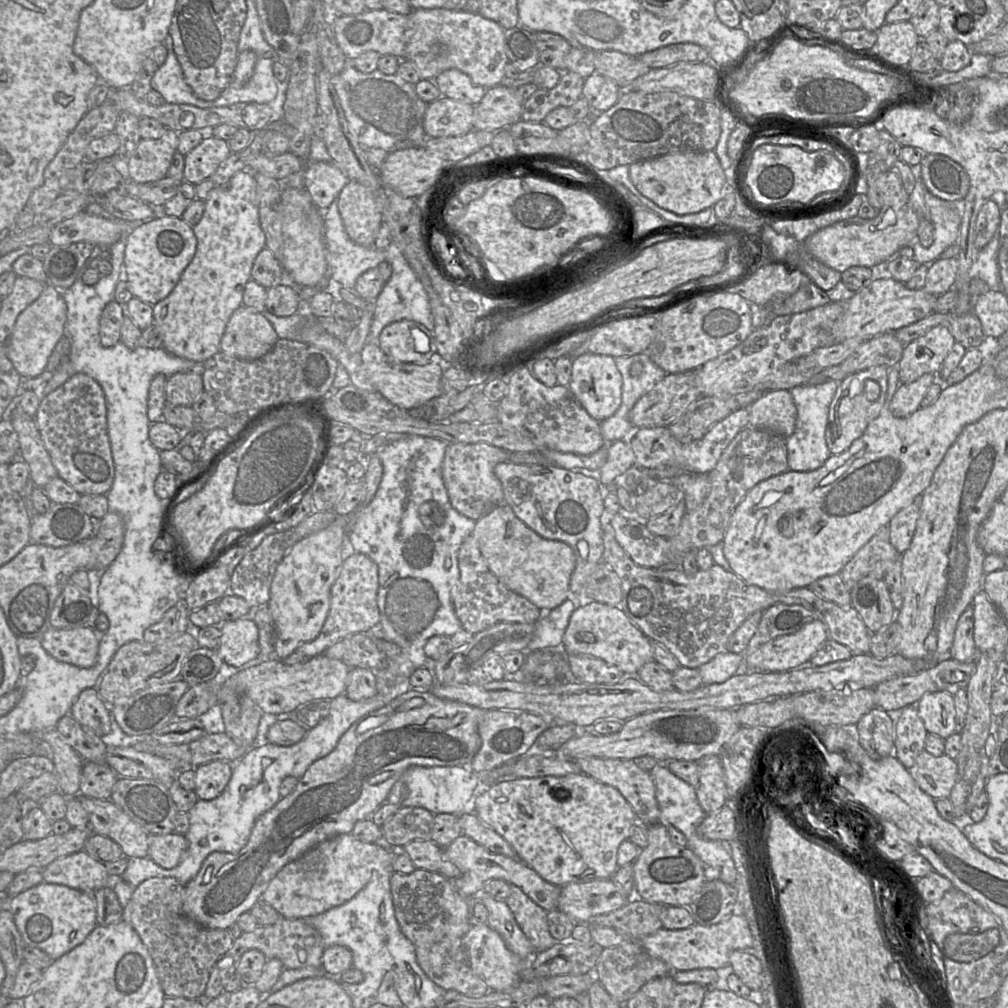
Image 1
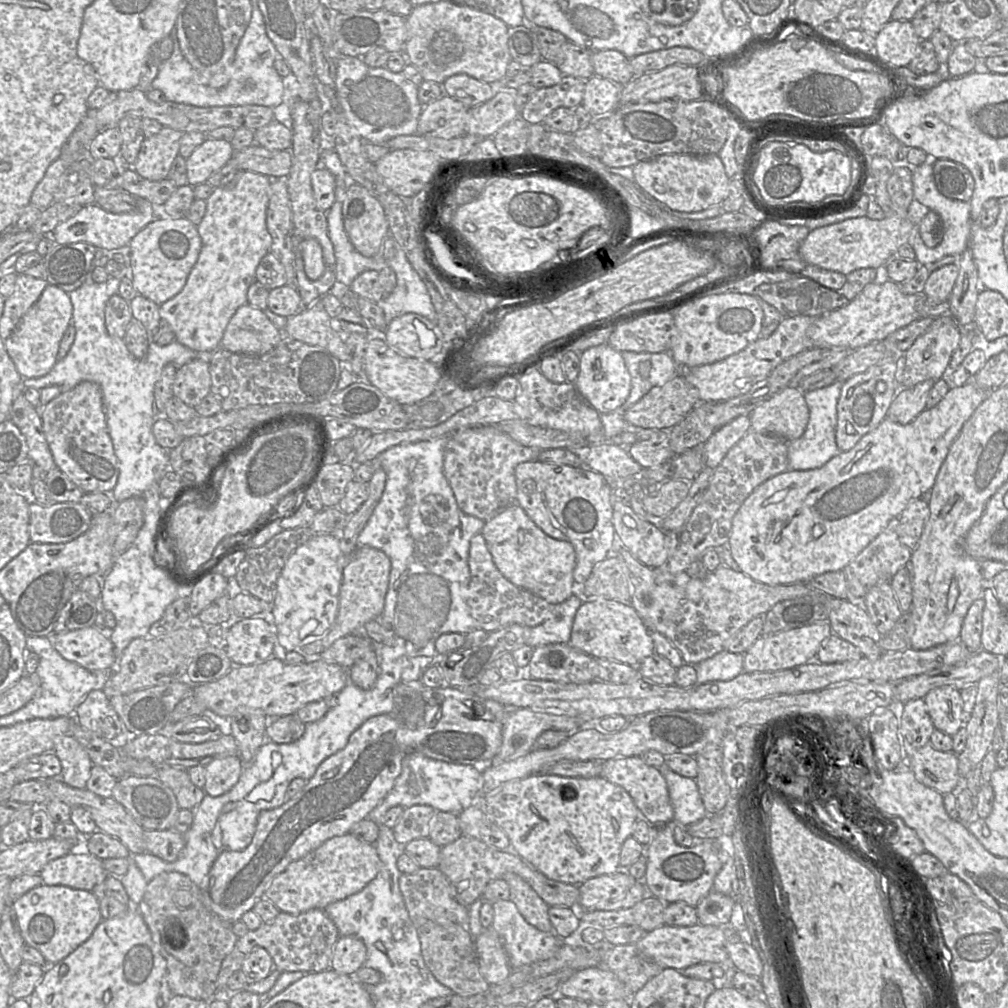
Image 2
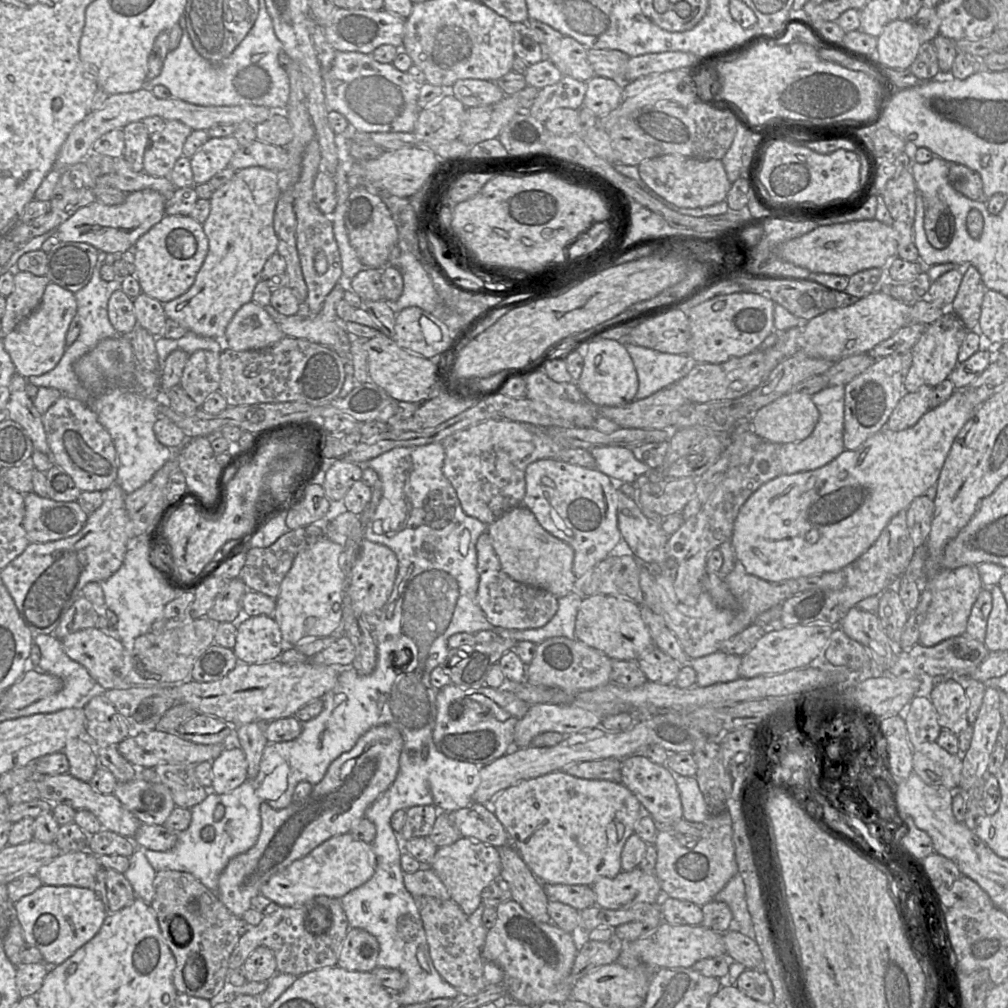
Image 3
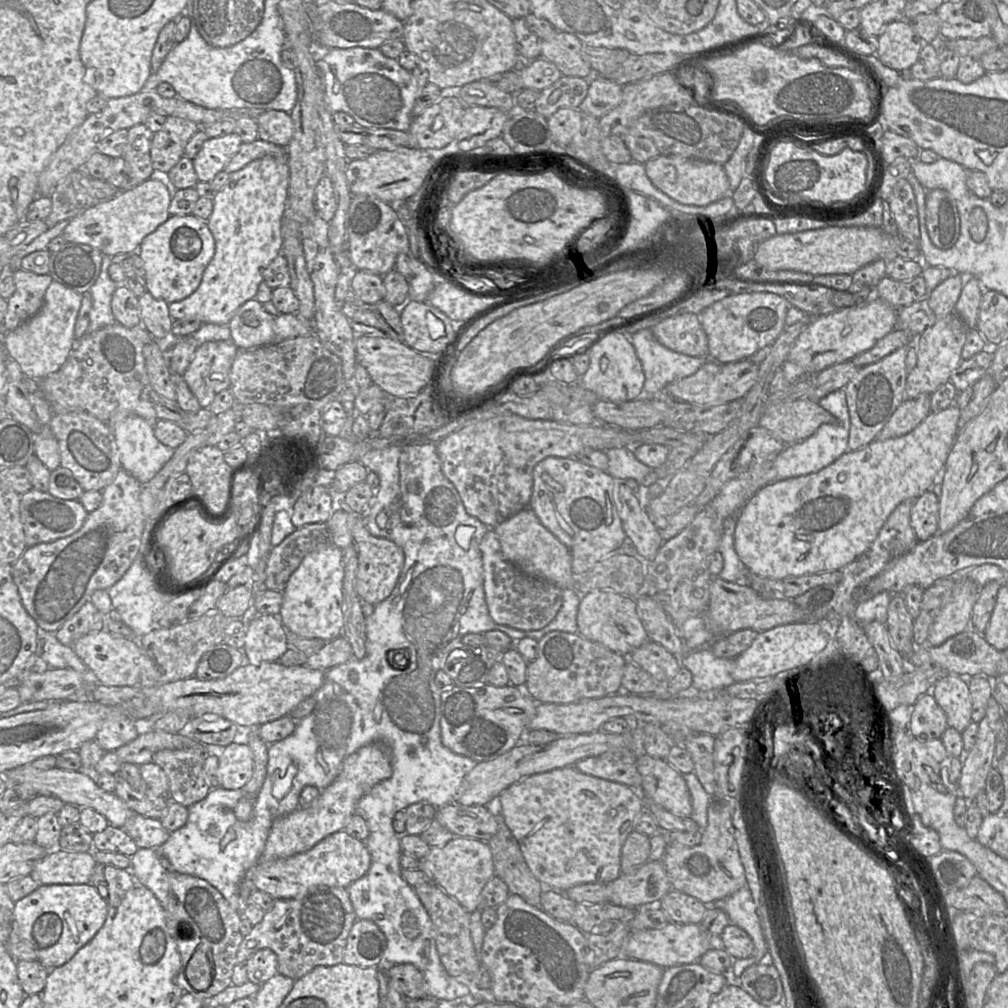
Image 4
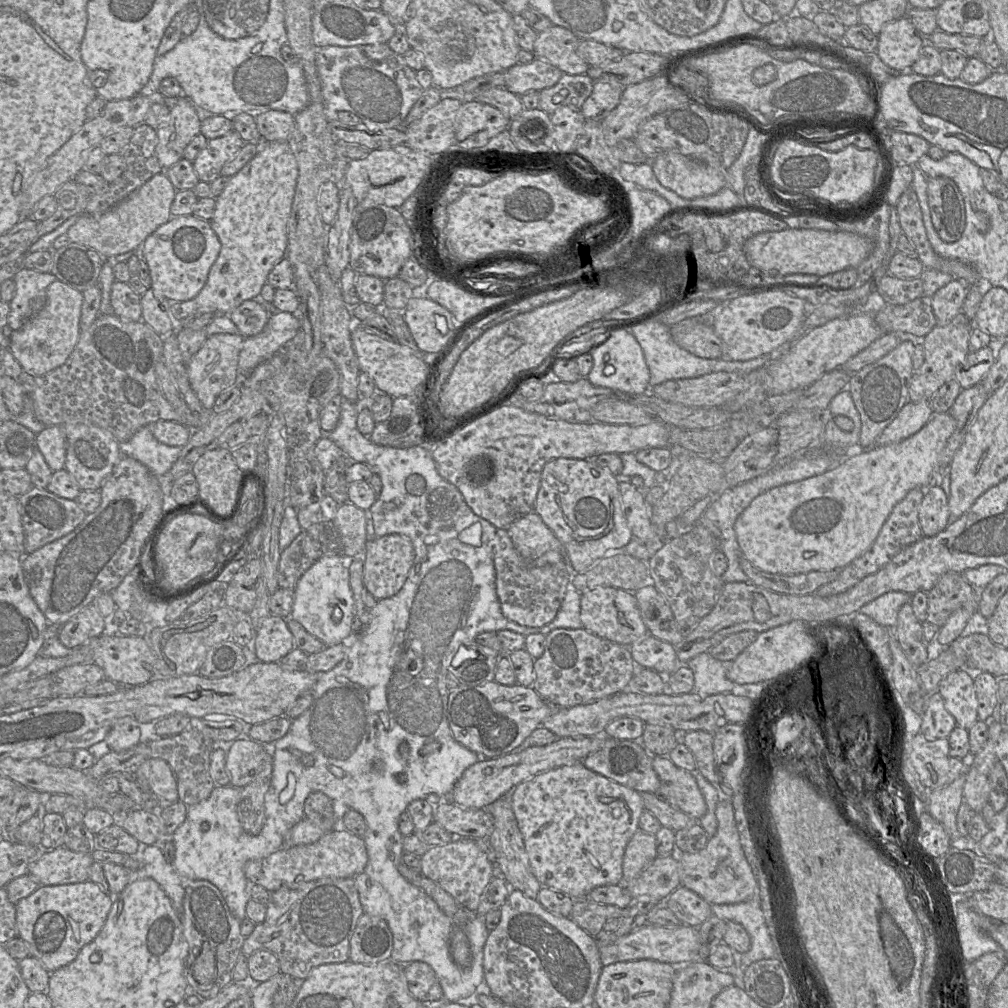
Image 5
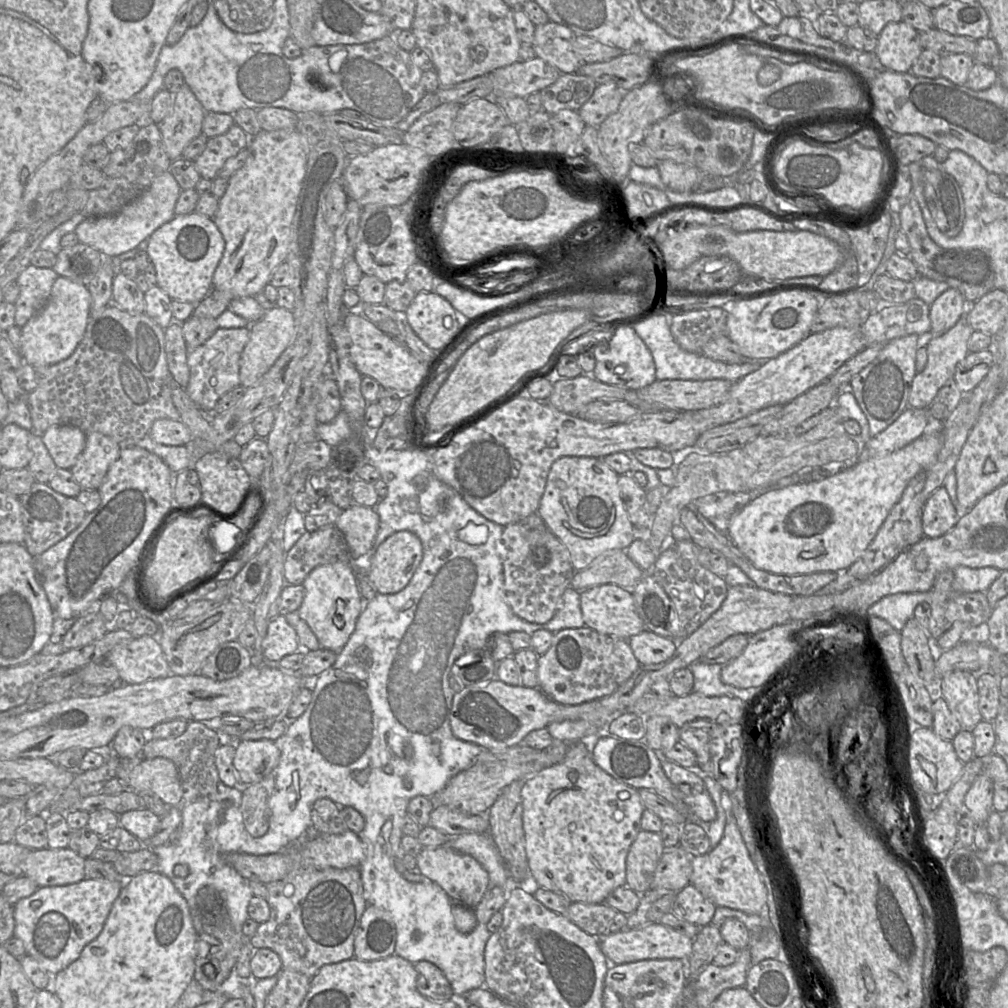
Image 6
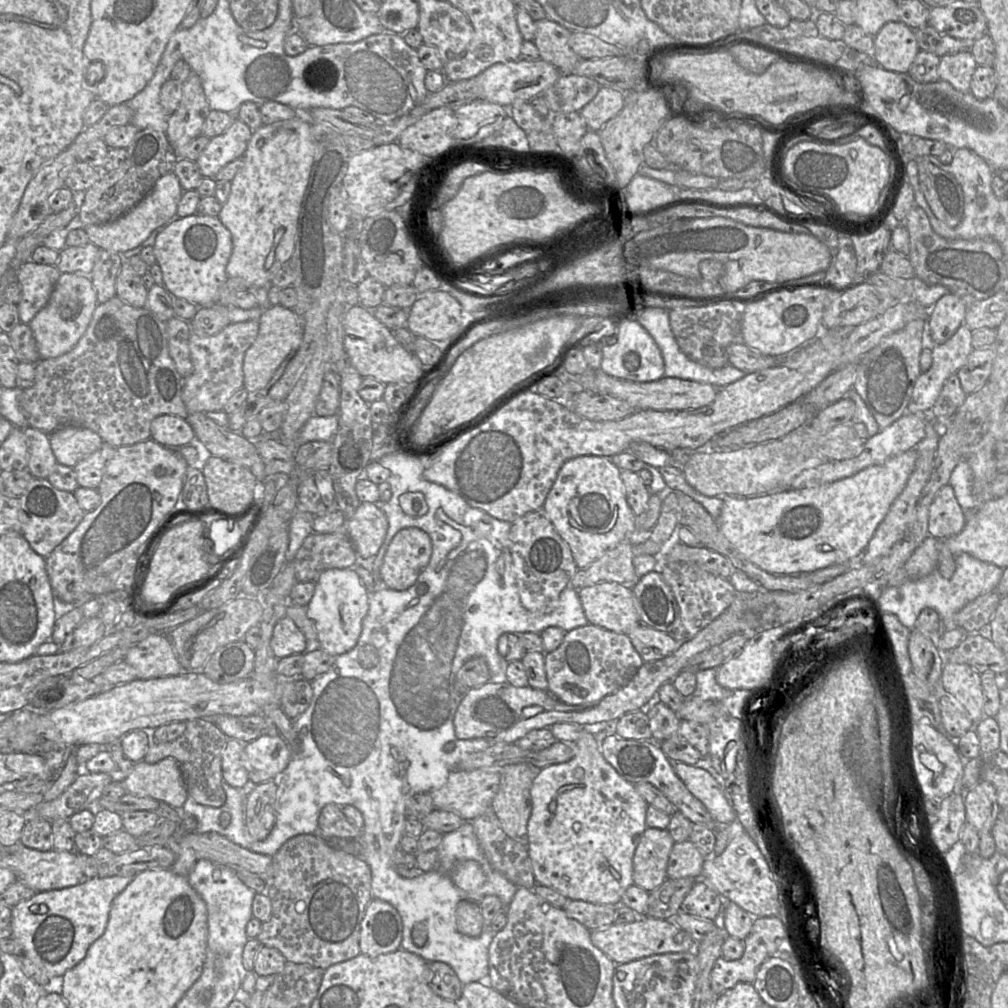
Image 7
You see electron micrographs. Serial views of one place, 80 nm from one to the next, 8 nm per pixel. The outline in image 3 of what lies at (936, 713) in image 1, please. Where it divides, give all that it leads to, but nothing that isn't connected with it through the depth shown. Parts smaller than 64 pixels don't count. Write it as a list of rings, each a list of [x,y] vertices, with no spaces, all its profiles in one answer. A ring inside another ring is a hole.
[[[957,678],[938,679],[930,688],[928,698],[936,710],[941,729],[958,735],[966,728],[968,700],[964,682]]]

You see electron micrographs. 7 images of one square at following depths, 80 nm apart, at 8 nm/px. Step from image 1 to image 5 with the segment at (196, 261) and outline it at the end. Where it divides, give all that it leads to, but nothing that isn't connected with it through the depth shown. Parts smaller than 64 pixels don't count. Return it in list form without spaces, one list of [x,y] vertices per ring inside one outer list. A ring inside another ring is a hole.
[[[261,141],[258,153],[229,178],[222,193],[215,198],[215,212],[210,220],[221,242],[220,253],[198,295],[189,301],[171,303],[175,322],[195,312],[229,315],[244,301],[260,294],[270,271],[287,254],[287,224],[297,178],[297,160],[287,141]]]

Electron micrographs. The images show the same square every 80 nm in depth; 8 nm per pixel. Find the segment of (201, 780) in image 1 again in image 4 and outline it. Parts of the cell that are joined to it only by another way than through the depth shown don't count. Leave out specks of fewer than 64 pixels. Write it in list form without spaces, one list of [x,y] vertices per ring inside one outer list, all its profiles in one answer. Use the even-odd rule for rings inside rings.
[[[232,742],[217,749],[220,787],[239,789],[251,779],[254,769],[253,753],[248,744]]]

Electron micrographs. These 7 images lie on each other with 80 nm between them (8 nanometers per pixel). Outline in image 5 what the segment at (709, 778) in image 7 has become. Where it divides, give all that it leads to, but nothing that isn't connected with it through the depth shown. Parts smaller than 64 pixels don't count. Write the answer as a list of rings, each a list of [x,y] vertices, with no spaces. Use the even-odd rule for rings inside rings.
[[[668,756],[653,757],[652,766],[660,780],[657,794],[694,820],[700,820],[707,805],[693,774],[677,767]]]

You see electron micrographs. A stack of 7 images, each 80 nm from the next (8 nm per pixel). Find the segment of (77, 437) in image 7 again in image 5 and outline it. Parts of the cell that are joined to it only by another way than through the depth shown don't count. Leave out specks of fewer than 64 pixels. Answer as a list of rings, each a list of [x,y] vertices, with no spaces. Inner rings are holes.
[[[62,426],[44,428],[36,437],[36,447],[43,454],[50,469],[58,471],[65,466],[66,436]]]

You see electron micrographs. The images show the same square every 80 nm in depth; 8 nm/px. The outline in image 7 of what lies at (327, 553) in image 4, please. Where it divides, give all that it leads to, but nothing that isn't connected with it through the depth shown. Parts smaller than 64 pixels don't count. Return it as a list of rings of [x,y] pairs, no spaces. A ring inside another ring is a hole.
[[[352,568],[328,569],[315,581],[313,597],[306,606],[315,626],[320,648],[332,657],[350,651],[358,642],[369,609],[369,592]]]

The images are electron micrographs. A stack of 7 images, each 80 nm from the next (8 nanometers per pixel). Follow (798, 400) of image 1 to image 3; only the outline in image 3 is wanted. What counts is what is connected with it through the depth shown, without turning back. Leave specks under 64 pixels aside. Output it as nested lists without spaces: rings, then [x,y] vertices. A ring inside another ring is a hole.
[[[827,386],[813,394],[811,400],[819,411],[813,432],[804,440],[781,444],[779,460],[782,474],[794,474],[820,468],[835,459],[844,450],[844,386]]]

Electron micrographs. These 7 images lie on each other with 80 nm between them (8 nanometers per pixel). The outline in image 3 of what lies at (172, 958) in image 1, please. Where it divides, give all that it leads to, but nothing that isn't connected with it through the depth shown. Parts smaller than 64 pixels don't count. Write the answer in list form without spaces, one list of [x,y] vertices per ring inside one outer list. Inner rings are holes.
[[[159,871],[156,873],[153,886],[155,894],[150,907],[156,914],[162,937],[175,958],[172,982],[177,992],[207,1000],[215,998],[220,992],[224,993],[230,986],[228,962],[240,939],[240,918],[226,908],[216,892],[206,888],[188,872]],[[194,954],[199,954],[203,958],[207,971],[205,982],[197,989],[189,988],[183,975],[187,960]]]

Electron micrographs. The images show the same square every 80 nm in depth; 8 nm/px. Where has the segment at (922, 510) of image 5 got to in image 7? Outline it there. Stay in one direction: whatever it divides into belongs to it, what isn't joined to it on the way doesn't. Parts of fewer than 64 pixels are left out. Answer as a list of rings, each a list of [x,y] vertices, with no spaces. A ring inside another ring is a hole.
[[[948,484],[936,494],[929,507],[928,535],[948,539],[960,533],[966,524],[965,511],[958,504]]]

